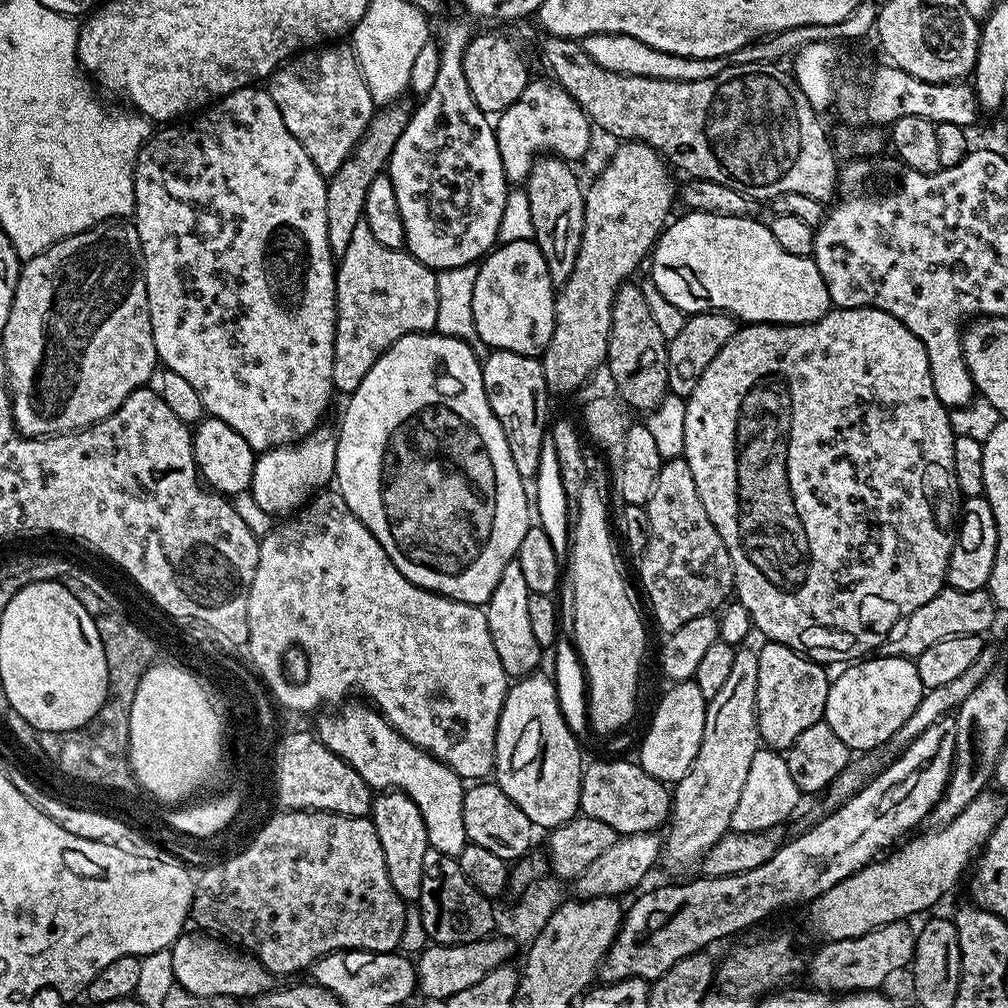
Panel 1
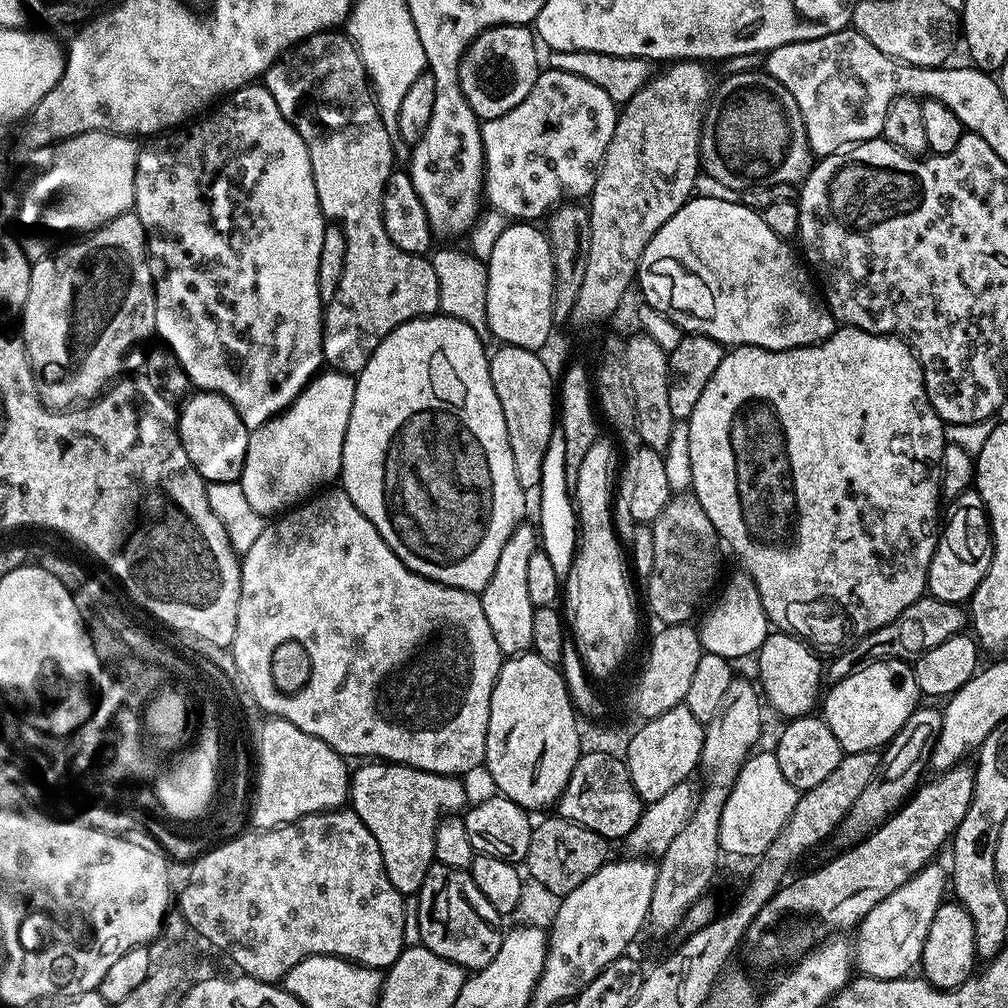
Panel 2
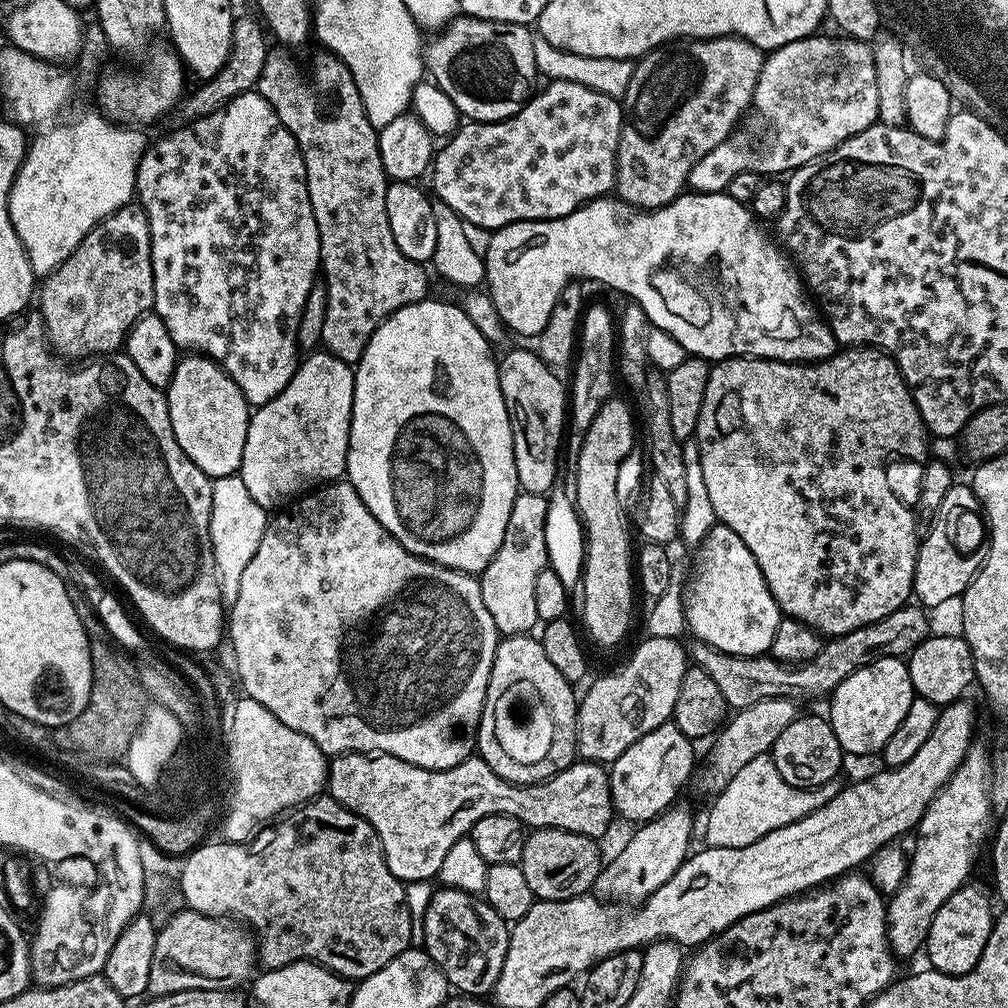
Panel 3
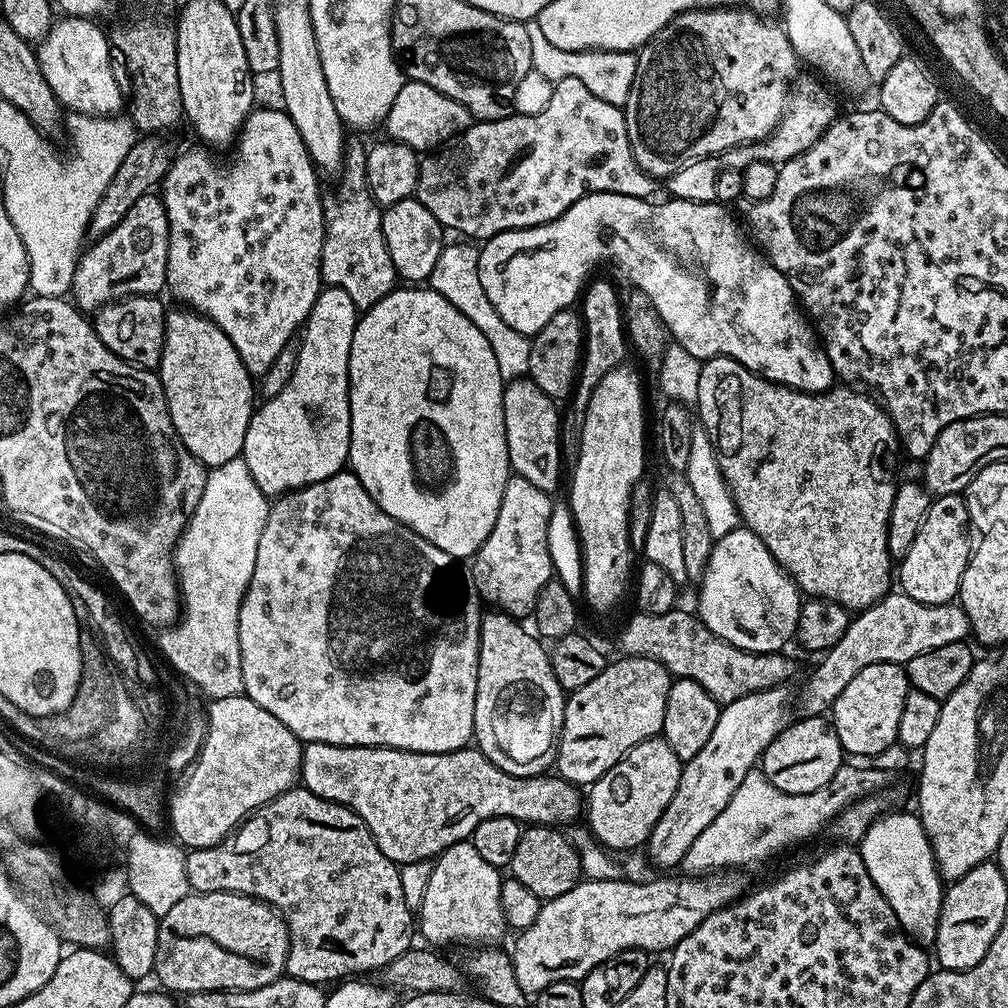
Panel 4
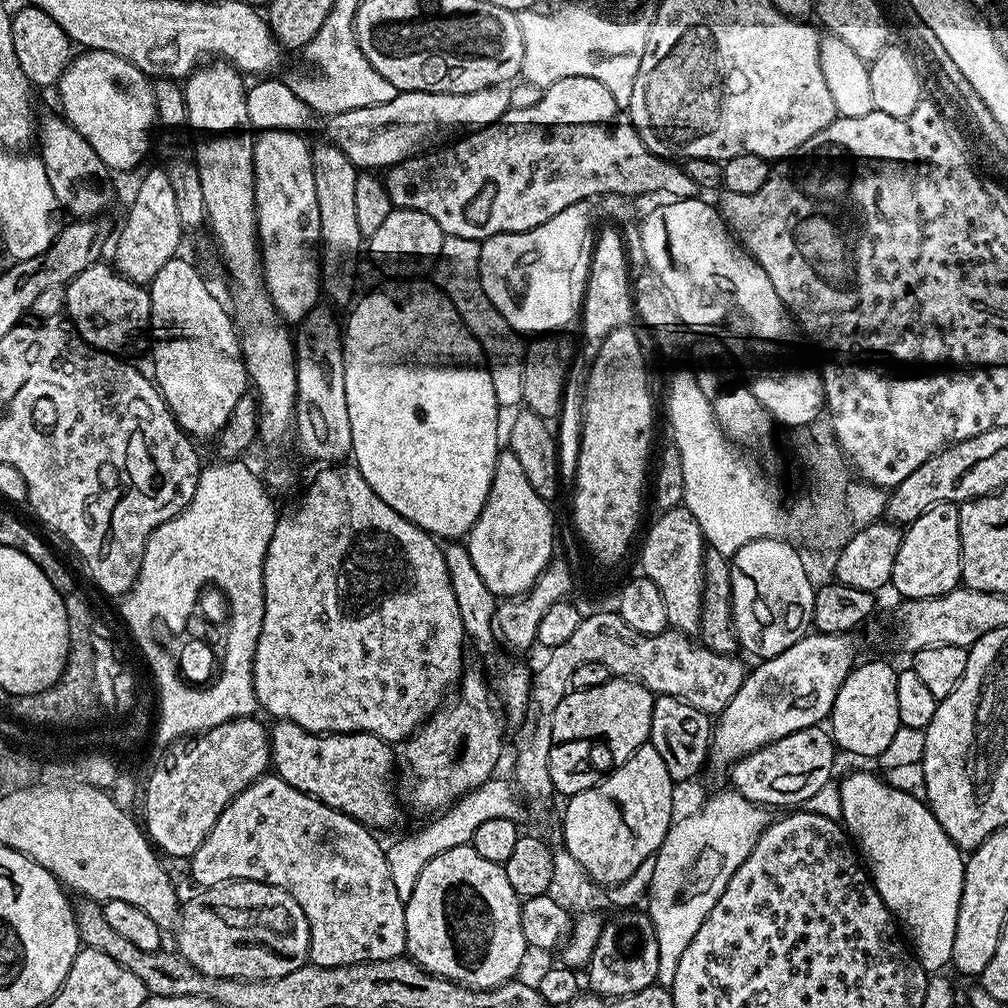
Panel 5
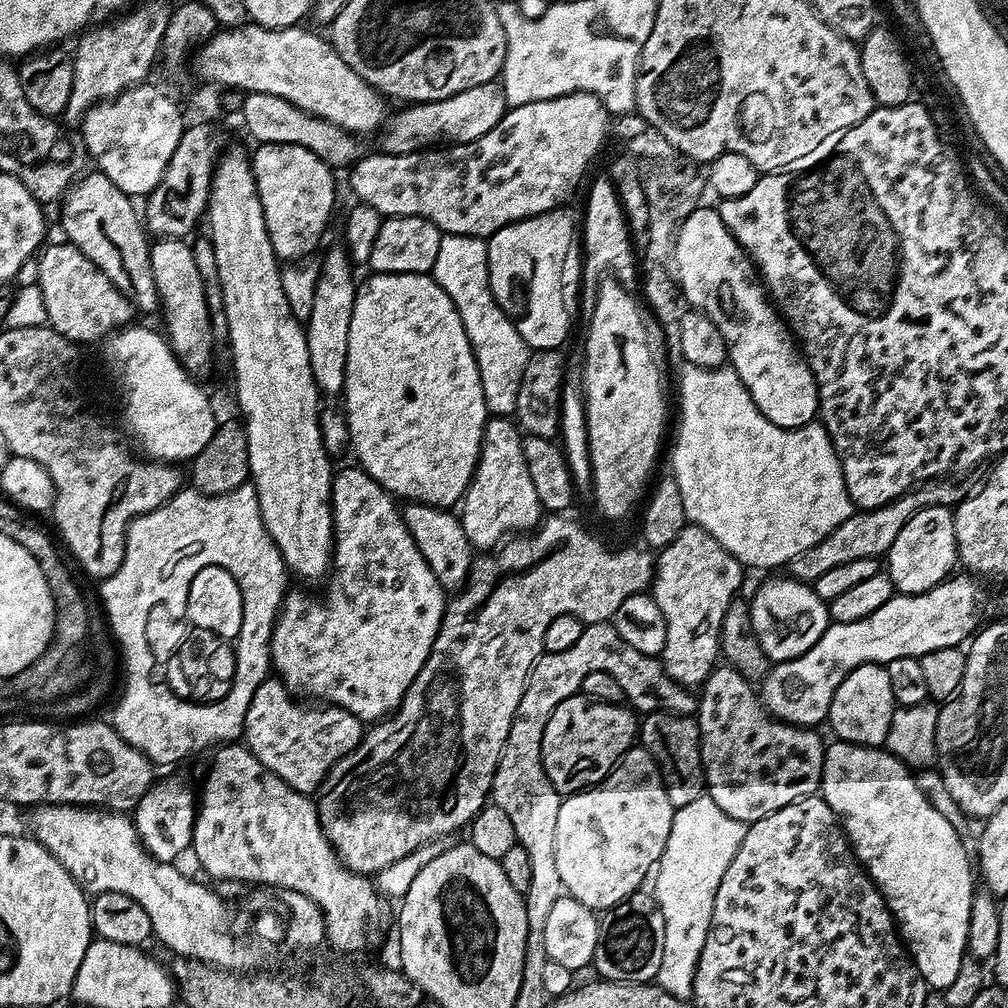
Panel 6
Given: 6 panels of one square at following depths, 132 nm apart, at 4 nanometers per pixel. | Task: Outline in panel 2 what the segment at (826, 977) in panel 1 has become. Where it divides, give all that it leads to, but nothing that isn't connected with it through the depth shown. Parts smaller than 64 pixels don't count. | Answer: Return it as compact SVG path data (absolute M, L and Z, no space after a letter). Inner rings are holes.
M940 862L927 864L914 878L907 880L890 898L882 898L870 914L861 920L854 932L854 964L865 976L874 978L902 978L913 971L912 967L917 967L922 958L922 950L926 946L926 934L930 934L930 922L934 922L934 914L938 914L938 906L945 903L944 888L949 887L950 876Z

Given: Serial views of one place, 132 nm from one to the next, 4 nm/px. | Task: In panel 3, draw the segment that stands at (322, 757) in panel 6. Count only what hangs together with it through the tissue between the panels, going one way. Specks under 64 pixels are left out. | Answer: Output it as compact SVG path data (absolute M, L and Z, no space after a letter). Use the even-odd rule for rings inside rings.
M346 752L331 757L326 792L342 807L349 808L356 816L370 822L370 826L380 839L386 866L390 866L390 874L394 874L394 878L398 878L401 882L431 881L439 877L442 861L446 859L446 850L450 850L454 842L465 839L471 833L474 822L494 814L518 818L518 822L522 822L528 830L561 828L570 830L574 834L600 837L614 817L608 773L609 769L603 764L577 759L557 776L542 780L538 784L512 784L494 774L494 770L490 770L486 761L476 754L443 772L414 766L410 762L402 762L402 758L393 756Z

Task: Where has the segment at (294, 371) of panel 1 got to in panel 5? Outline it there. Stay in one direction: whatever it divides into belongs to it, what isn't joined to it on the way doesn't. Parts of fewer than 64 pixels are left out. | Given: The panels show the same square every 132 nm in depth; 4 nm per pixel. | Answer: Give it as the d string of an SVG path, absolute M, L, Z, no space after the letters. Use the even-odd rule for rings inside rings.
M270 129L255 137L256 235L264 289L281 321L300 322L322 296L318 194L314 194L312 148L299 131Z

